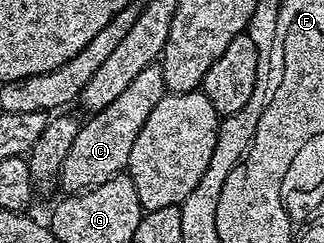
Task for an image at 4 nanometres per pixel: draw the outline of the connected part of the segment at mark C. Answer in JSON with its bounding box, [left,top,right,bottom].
[59,62,166,193]

